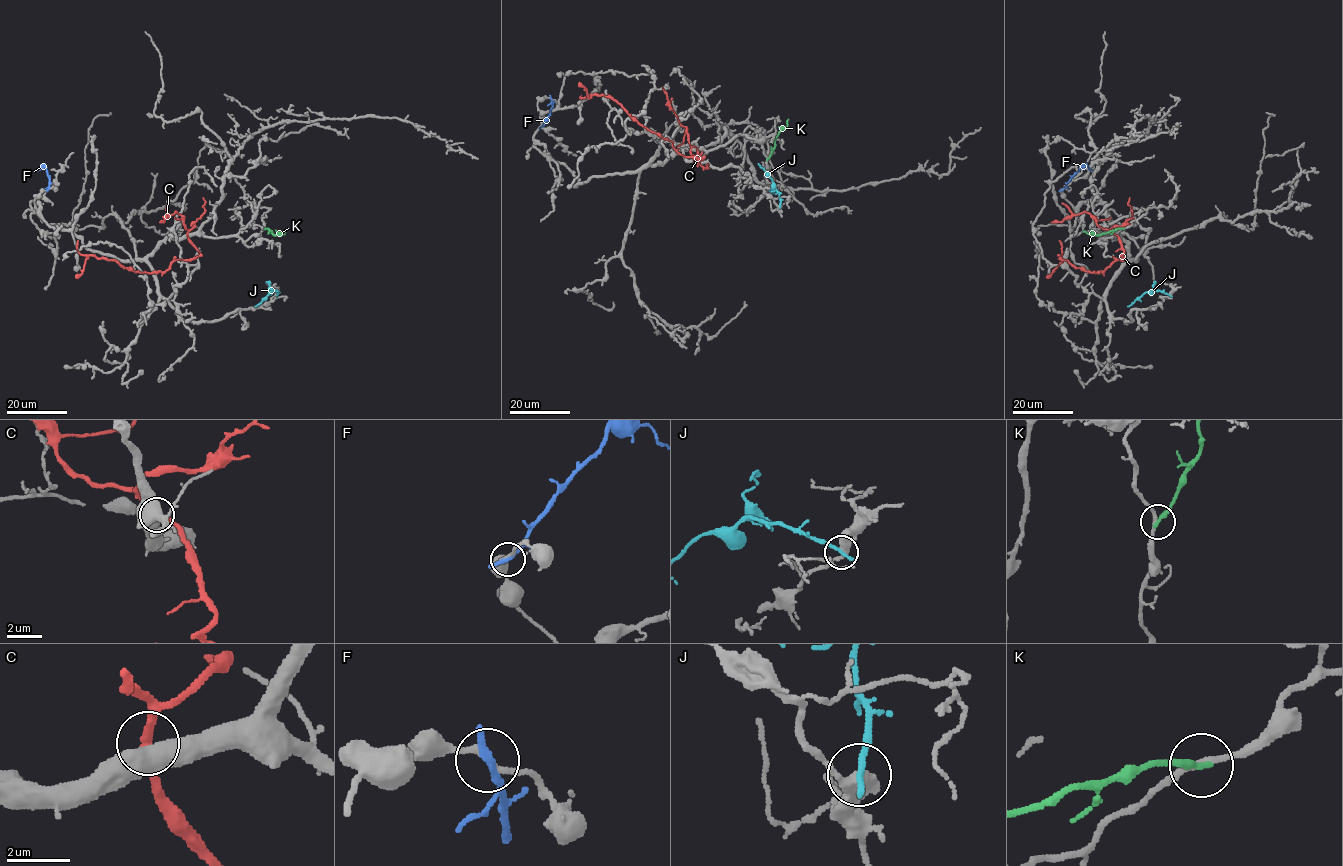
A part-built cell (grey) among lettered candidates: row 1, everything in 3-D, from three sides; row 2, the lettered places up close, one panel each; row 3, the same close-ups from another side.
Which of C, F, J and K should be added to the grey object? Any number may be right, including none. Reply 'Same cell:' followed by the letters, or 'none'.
Same cell: none

